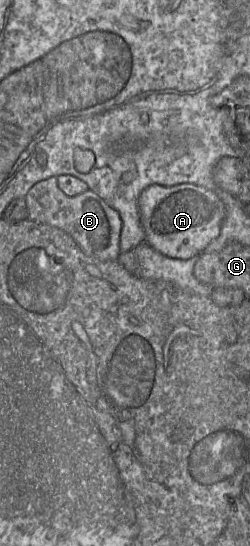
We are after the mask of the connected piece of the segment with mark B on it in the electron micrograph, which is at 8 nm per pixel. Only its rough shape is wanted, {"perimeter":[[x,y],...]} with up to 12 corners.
{"perimeter":[[57,178],[32,186],[30,220],[65,231],[88,256],[118,260],[120,215]]}

